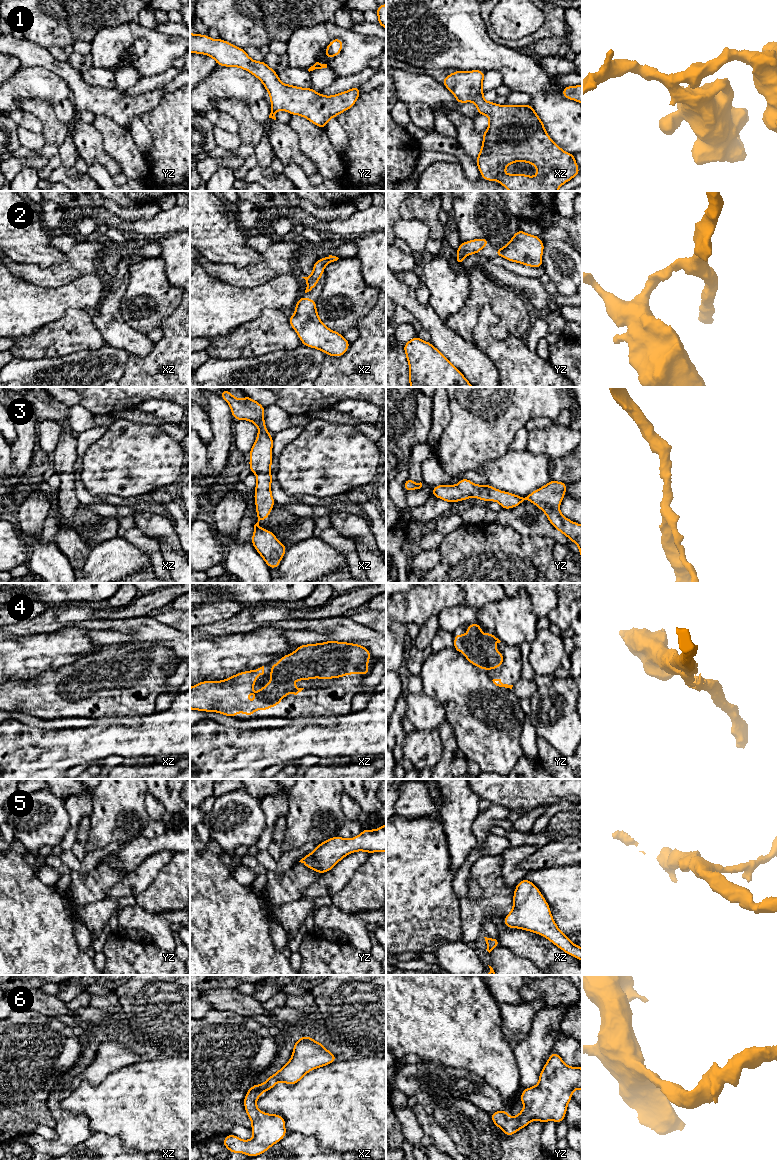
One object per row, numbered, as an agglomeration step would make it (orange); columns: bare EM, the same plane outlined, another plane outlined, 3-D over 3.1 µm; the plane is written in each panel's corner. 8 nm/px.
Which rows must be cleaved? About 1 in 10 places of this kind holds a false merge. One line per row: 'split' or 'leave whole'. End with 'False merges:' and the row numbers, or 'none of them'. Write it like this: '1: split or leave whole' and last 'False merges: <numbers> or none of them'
1: leave whole
2: leave whole
3: leave whole
4: leave whole
5: leave whole
6: leave whole
False merges: none of them

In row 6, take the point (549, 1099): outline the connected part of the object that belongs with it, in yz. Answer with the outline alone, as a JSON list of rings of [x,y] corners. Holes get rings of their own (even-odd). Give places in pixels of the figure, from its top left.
[[[553,1051],[539,1075],[539,1083],[522,1091],[520,1101],[525,1105],[517,1115],[508,1118],[508,1110],[491,1113],[492,1122],[498,1126],[506,1136],[514,1135],[519,1129],[526,1127],[532,1120],[539,1120],[545,1124],[548,1120],[554,1120],[559,1124],[564,1120],[567,1105],[572,1099],[572,1091],[582,1091],[582,1068],[567,1066],[562,1058]]]

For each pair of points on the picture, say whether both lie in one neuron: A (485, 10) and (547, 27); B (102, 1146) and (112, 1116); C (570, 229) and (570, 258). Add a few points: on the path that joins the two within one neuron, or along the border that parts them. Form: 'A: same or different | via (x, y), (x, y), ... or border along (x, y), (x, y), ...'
A: same | via (490, 30), (503, 42), (519, 43), (527, 40)
B: different | border along (91, 1131), (116, 1136), (126, 1148)
C: different | border along (547, 241), (563, 240), (571, 246)

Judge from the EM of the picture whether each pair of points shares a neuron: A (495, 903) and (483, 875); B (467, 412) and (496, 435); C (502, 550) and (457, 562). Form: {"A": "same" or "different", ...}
{"A": "same", "B": "same", "C": "same"}

